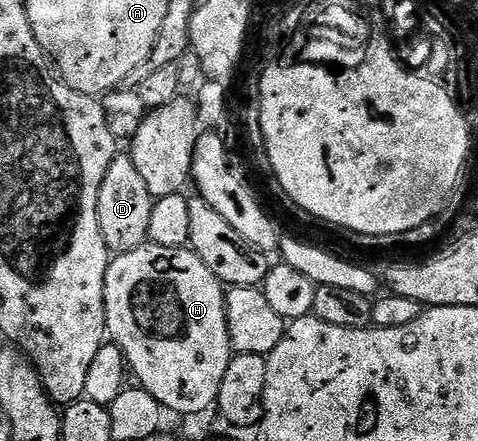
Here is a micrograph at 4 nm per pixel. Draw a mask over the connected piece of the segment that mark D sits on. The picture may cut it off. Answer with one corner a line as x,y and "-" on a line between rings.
119,153
112,160
108,172
104,172
104,184
100,184
100,200
96,204
100,236
104,236
104,244
110,249
111,255
132,252
147,245
150,237
148,223
152,220
155,201
148,192
148,184
144,184
144,176
140,176
140,171
129,153

